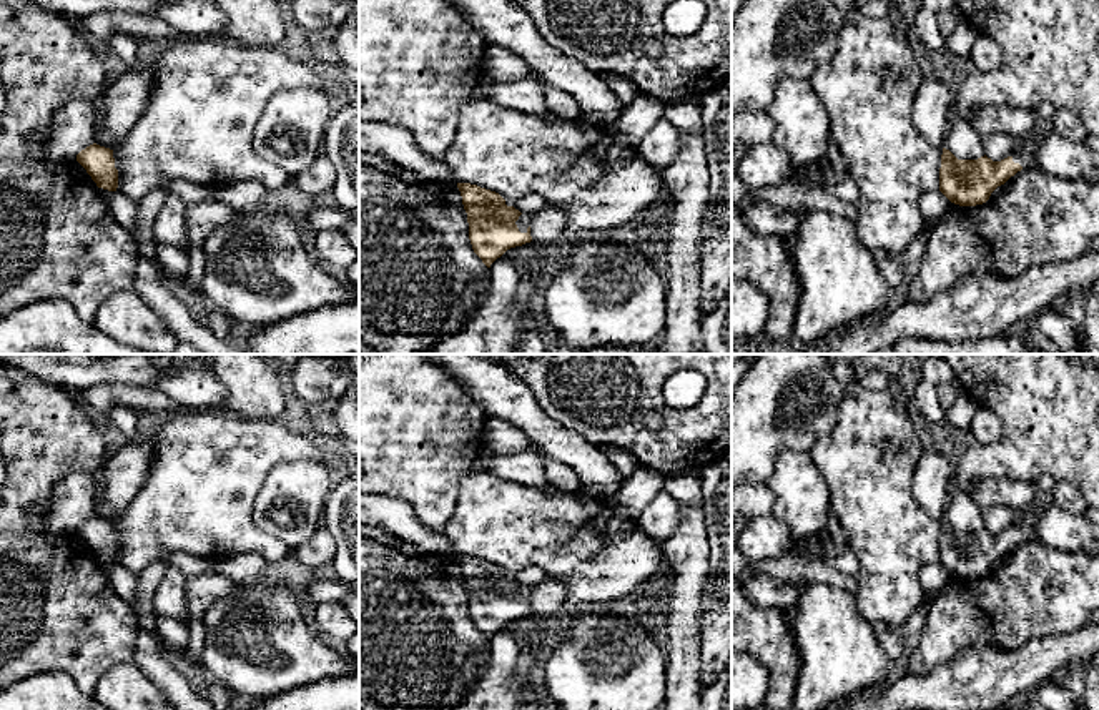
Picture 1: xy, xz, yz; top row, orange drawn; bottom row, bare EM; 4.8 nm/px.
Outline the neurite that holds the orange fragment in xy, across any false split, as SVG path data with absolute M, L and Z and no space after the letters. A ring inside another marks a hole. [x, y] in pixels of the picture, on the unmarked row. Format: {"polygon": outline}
{"polygon": "M93 515L76 527L76 534L86 542L98 560L116 564L118 542L115 540L113 522Z"}

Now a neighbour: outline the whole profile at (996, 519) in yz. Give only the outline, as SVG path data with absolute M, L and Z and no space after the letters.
M989 505L983 510L984 527L993 534L1013 529L1019 522L1019 514L1006 505Z

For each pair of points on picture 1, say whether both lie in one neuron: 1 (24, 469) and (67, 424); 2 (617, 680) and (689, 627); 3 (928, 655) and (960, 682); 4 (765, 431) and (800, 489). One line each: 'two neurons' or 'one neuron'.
1: one neuron
2: two neurons
3: two neurons
4: two neurons

